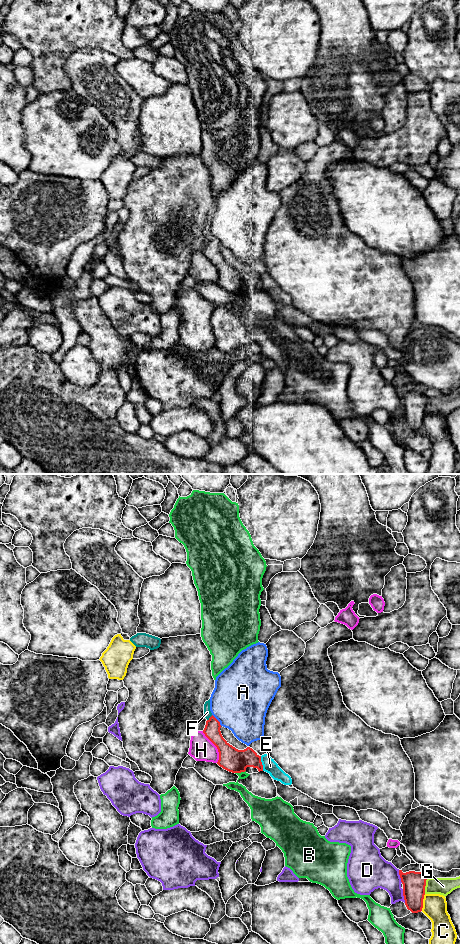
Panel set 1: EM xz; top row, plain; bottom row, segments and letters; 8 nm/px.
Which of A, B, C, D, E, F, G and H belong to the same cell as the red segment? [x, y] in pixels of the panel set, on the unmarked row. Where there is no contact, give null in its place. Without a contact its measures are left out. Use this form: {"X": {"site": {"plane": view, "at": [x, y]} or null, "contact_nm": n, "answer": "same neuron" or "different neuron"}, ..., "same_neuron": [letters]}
{"A": {"site": {"plane": "xz", "at": [217, 240]}, "contact_nm": 120, "answer": "different neuron"}, "B": {"site": {"plane": "xz", "at": [240, 292]}, "contact_nm": 90, "answer": "different neuron"}, "C": {"site": {"plane": "xz", "at": [422, 422]}, "contact_nm": 140, "answer": "different neuron"}, "D": {"site": {"plane": "xz", "at": [403, 415]}, "contact_nm": 110, "answer": "different neuron"}, "E": {"site": {"plane": "xz", "at": [261, 283]}, "contact_nm": 120, "answer": "different neuron"}, "F": {"site": {"plane": "xz", "at": [209, 238]}, "contact_nm": 60, "answer": "same neuron"}, "G": {"site": {"plane": "xz", "at": [425, 405]}, "contact_nm": 130, "answer": "different neuron"}, "H": {"site": {"plane": "xz", "at": [216, 266]}, "contact_nm": 280, "answer": "different neuron"}, "same_neuron": ["F"]}

